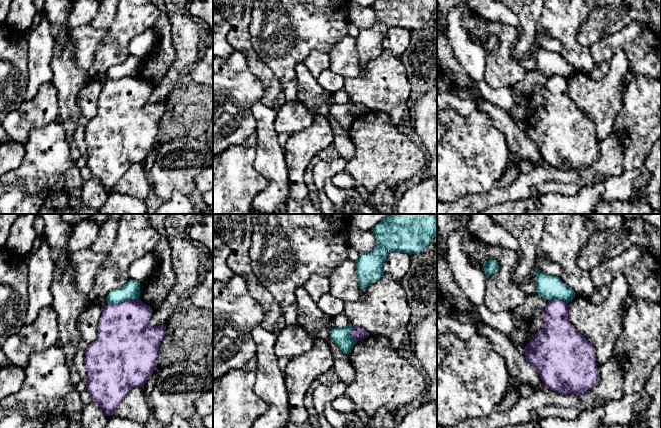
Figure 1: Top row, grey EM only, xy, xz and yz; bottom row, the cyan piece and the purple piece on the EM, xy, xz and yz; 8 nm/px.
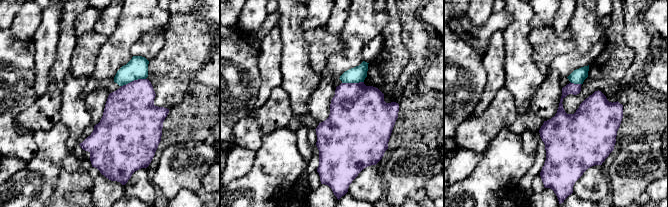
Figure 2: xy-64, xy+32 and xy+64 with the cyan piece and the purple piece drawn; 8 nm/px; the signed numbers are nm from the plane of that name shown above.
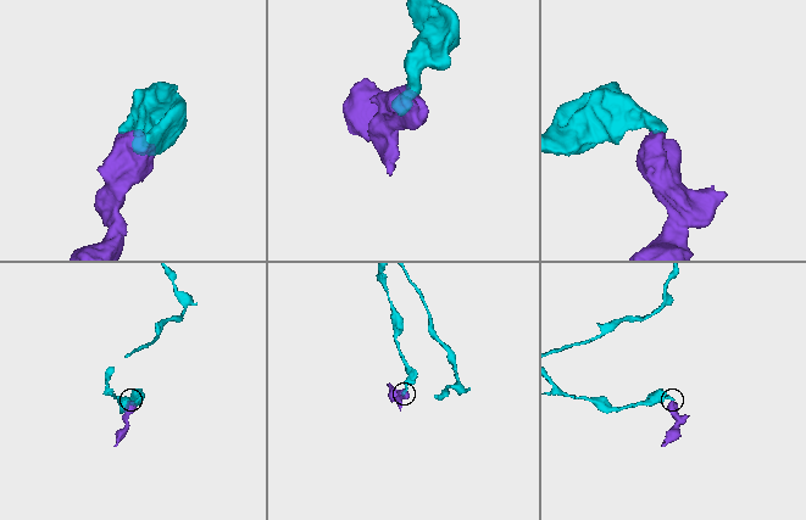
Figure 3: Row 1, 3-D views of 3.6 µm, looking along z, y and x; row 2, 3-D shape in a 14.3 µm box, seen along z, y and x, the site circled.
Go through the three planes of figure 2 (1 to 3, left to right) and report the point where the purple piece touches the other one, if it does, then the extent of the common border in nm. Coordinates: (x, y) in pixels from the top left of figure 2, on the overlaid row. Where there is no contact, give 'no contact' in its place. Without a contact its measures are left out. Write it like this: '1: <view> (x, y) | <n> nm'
1: xy-64 (133, 80) | 220 nm
2: xy+32 (352, 82) | 180 nm
3: xy+64 (576, 83) | 100 nm

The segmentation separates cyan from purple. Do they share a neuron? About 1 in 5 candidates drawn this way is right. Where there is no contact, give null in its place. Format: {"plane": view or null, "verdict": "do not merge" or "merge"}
{"plane": "xy", "verdict": "do not merge"}

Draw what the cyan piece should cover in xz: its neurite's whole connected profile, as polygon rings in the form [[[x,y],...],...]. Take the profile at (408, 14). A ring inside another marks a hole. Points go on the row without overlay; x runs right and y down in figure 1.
[[[377,0],[372,5],[376,15],[374,25],[361,30],[356,37],[360,65],[381,55],[382,42],[391,28],[409,31],[423,28],[437,11],[437,0]]]

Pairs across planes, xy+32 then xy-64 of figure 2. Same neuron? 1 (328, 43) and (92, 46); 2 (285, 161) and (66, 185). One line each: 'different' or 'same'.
1: same
2: different

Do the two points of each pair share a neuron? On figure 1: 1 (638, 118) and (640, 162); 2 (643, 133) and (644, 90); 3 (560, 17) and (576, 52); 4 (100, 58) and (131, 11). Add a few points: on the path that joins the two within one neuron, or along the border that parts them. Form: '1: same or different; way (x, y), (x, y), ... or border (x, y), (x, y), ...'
1: same; way (638, 129), (638, 151)
2: same; way (643, 122), (644, 101)
3: same; way (563, 26), (569, 43)
4: same; way (112, 46), (127, 23)

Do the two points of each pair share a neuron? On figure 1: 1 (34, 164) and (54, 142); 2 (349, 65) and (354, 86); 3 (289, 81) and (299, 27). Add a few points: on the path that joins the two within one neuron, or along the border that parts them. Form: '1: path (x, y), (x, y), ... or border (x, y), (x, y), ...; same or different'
1: path (40, 159), (47, 152), (48, 147); same
2: border (360, 65), (360, 74), (358, 76), (345, 78); different
3: path (289, 68), (289, 40); same

